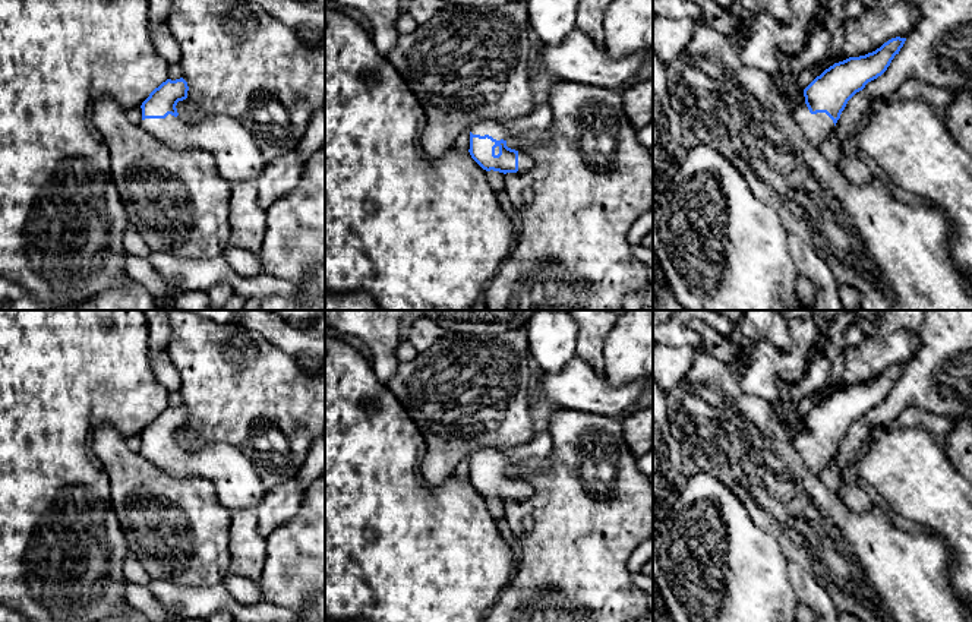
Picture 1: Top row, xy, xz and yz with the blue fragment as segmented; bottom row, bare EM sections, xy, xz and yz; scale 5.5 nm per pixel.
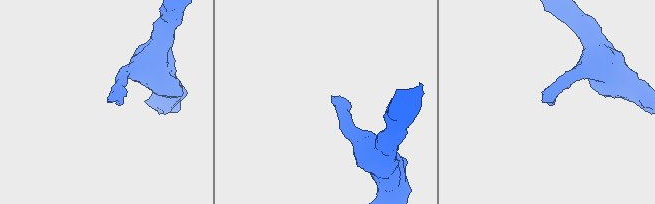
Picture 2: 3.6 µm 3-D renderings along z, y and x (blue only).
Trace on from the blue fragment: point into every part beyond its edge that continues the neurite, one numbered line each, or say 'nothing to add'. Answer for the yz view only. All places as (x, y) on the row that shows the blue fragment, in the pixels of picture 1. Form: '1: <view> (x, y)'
1: yz (819, 126)

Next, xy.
1: xy (237, 155)

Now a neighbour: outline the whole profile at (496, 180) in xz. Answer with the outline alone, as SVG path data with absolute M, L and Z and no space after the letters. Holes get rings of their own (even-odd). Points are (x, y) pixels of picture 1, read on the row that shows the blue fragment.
M486 171L487 181L495 193L505 190L505 174L499 171Z

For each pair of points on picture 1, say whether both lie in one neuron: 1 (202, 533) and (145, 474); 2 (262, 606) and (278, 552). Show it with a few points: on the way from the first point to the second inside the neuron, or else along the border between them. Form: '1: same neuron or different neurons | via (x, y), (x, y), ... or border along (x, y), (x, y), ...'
1: same neuron | via (186, 517), (185, 508), (161, 491)
2: different neurons | border along (262, 597), (281, 606)

